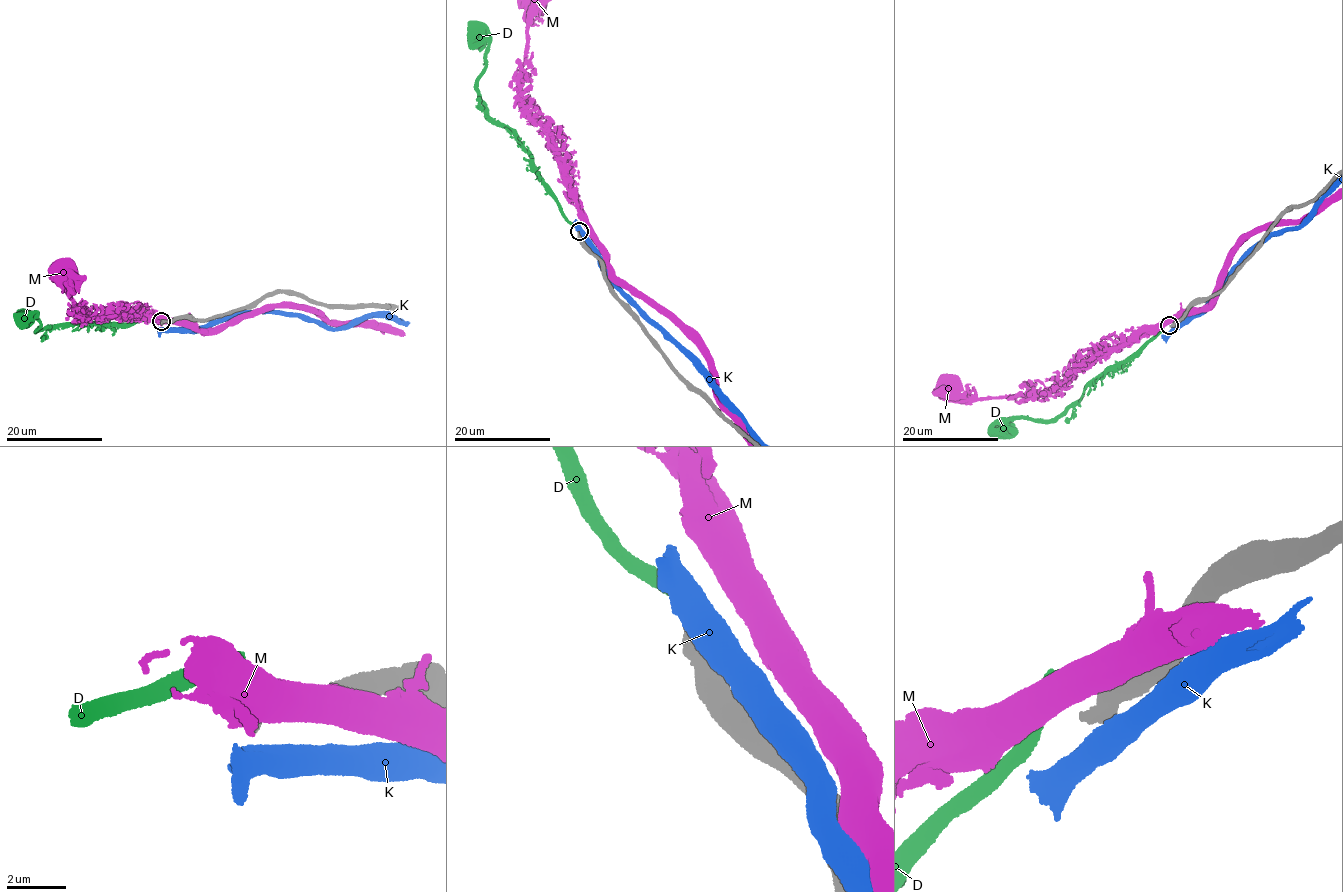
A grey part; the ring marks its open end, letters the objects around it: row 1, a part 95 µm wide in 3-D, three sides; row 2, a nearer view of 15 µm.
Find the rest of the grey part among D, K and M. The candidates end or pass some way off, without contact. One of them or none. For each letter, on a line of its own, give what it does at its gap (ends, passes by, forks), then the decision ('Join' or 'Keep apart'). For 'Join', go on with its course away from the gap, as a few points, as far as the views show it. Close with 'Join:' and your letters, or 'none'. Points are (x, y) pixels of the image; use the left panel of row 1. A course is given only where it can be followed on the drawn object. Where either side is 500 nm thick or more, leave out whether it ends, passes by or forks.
D: Keep apart
K: Keep apart
M: Keep apart
Join: none

